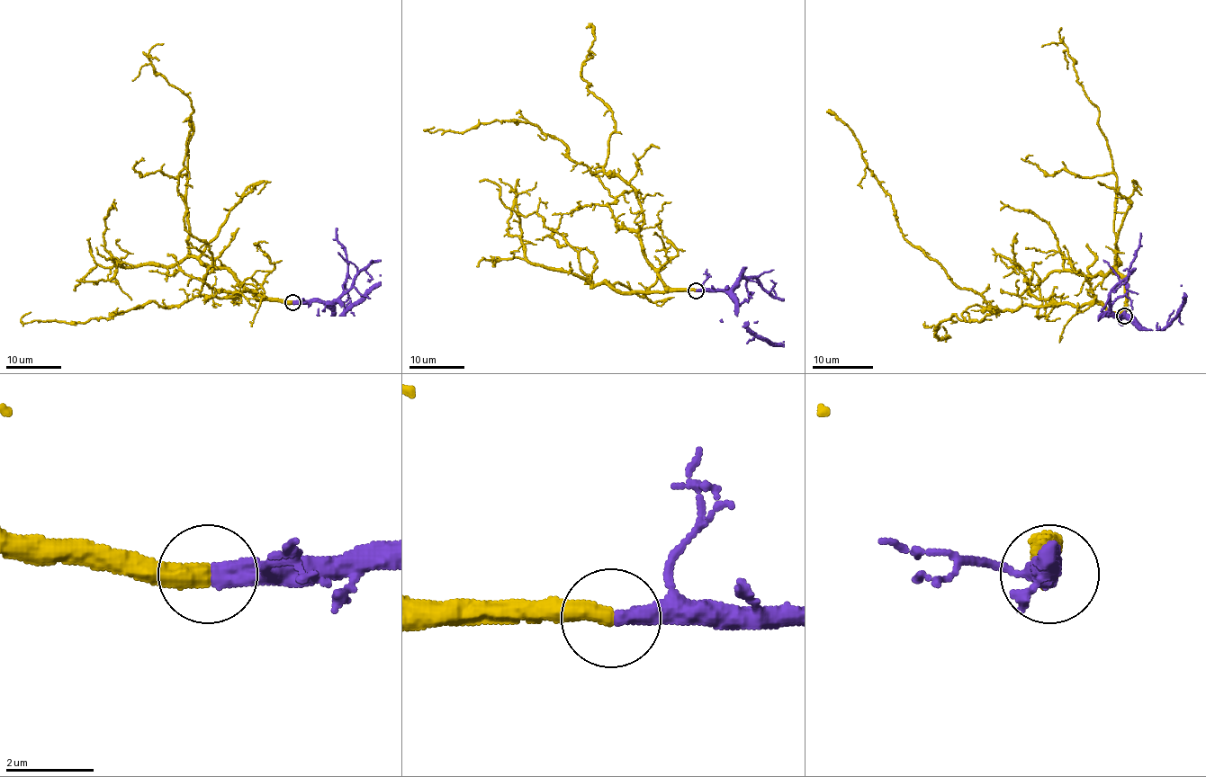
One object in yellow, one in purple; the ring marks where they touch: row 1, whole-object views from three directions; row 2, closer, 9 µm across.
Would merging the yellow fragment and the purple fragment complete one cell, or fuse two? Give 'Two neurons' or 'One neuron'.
One neuron

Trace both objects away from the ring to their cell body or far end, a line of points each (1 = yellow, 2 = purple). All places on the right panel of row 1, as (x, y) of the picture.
1: (1124, 316), (1100, 304), (1001, 309), (959, 289), (904, 238), (890, 197), (868, 167), (854, 132), (831, 114)
2: (1124, 316), (1117, 316), (1111, 309), (1111, 305), (1126, 293), (1130, 263), (1139, 245), (1141, 233)

